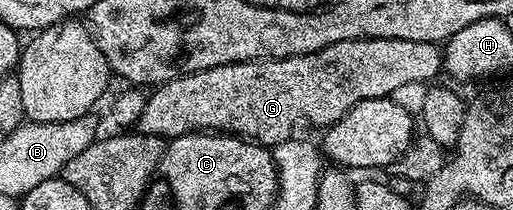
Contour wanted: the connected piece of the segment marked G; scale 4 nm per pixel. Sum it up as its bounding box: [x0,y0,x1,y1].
[137,38,444,146]

